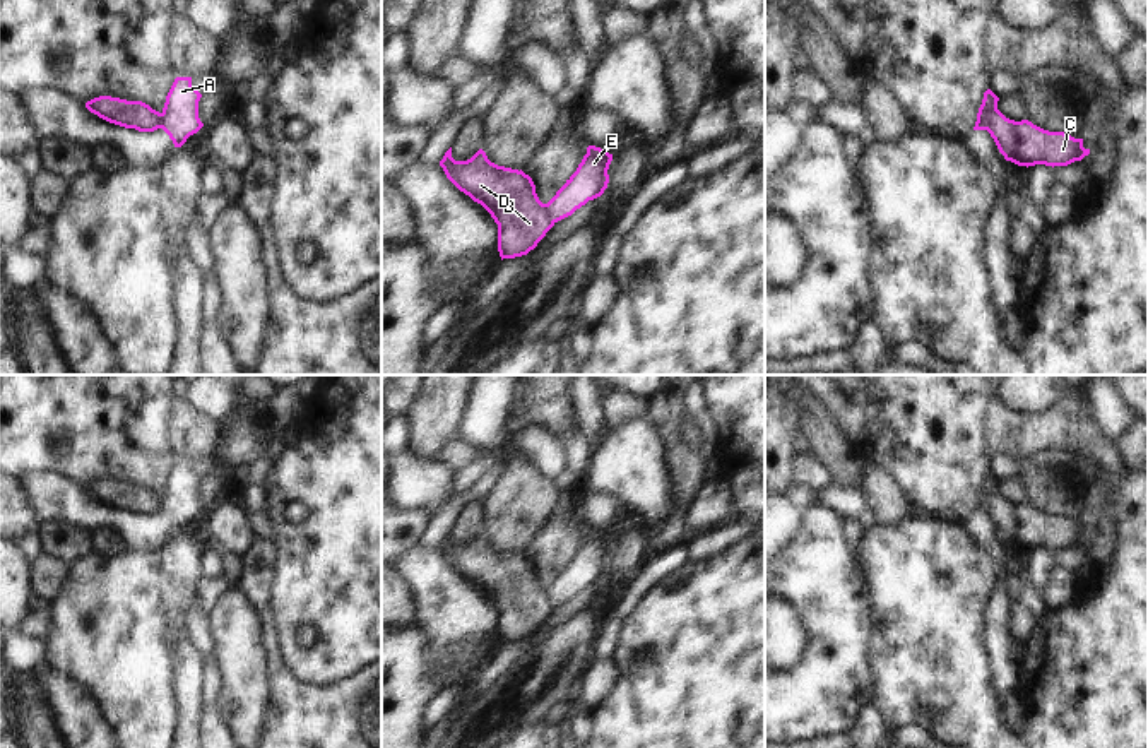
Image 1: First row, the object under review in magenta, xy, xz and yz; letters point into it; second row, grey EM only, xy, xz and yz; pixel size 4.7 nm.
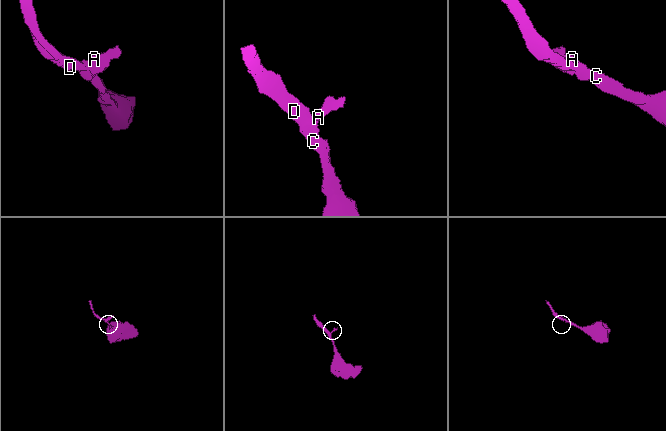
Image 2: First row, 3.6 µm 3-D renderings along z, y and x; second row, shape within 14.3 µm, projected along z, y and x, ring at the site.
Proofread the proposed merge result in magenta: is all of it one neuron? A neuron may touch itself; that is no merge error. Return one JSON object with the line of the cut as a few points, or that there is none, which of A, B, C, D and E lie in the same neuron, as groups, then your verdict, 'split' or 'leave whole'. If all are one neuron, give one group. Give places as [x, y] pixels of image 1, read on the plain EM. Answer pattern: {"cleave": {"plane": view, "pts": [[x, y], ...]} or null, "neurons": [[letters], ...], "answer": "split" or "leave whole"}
{"cleave": {"plane": "yz", "pts": [[996, 490], [986, 504], [986, 512]]}, "neurons": [["A", "E"], ["B", "C", "D"]], "answer": "split"}

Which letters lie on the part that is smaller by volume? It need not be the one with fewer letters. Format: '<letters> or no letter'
A, E

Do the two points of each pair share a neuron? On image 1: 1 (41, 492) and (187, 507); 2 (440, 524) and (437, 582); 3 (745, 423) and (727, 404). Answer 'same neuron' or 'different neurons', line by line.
1: same neuron
2: different neurons
3: same neuron

